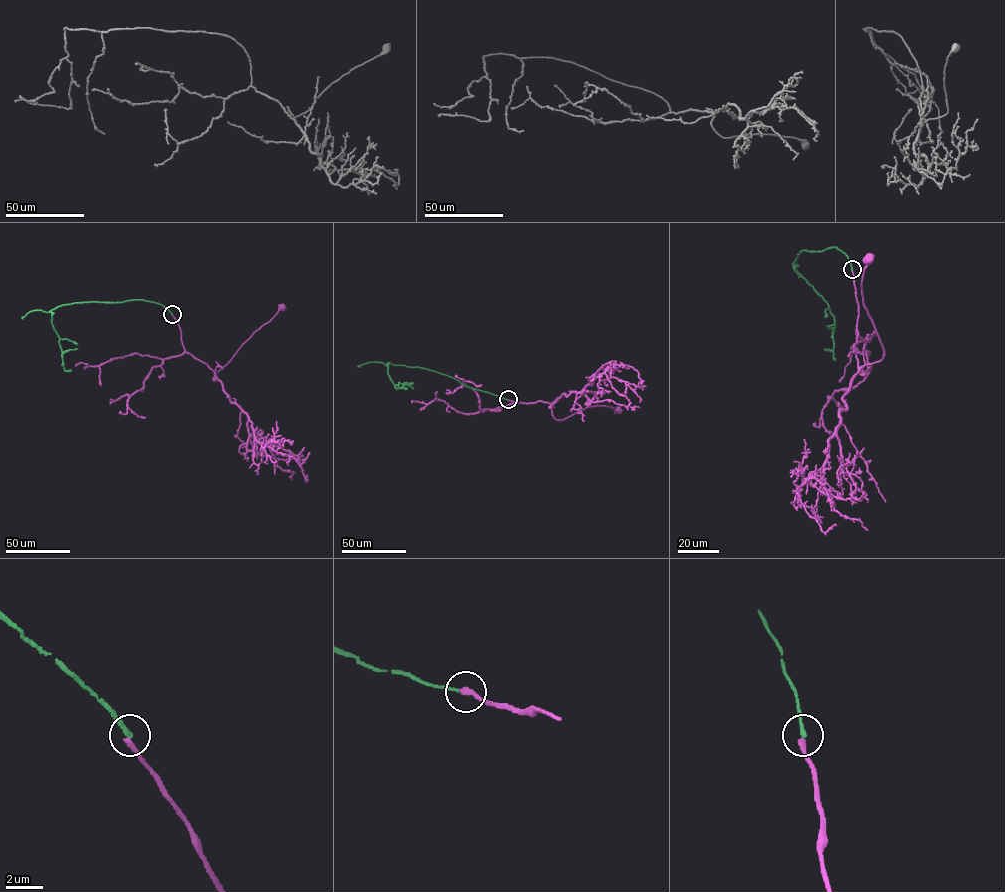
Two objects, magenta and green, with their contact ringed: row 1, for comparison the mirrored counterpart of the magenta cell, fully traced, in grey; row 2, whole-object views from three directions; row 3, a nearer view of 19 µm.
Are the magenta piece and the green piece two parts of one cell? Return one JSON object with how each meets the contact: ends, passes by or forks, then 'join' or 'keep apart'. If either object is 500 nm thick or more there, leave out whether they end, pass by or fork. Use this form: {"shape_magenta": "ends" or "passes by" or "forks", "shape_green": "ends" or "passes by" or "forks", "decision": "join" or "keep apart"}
{"shape_magenta": "ends", "shape_green": "ends", "decision": "keep apart"}

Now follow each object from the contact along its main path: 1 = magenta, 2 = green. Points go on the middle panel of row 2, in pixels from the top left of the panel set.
1: (508, 399), (517, 404), (547, 402), (552, 404), (553, 416), (560, 420), (587, 407), (605, 405), (619, 410)
2: (508, 399), (427, 369), (387, 364), (387, 373), (395, 388), (407, 388)

